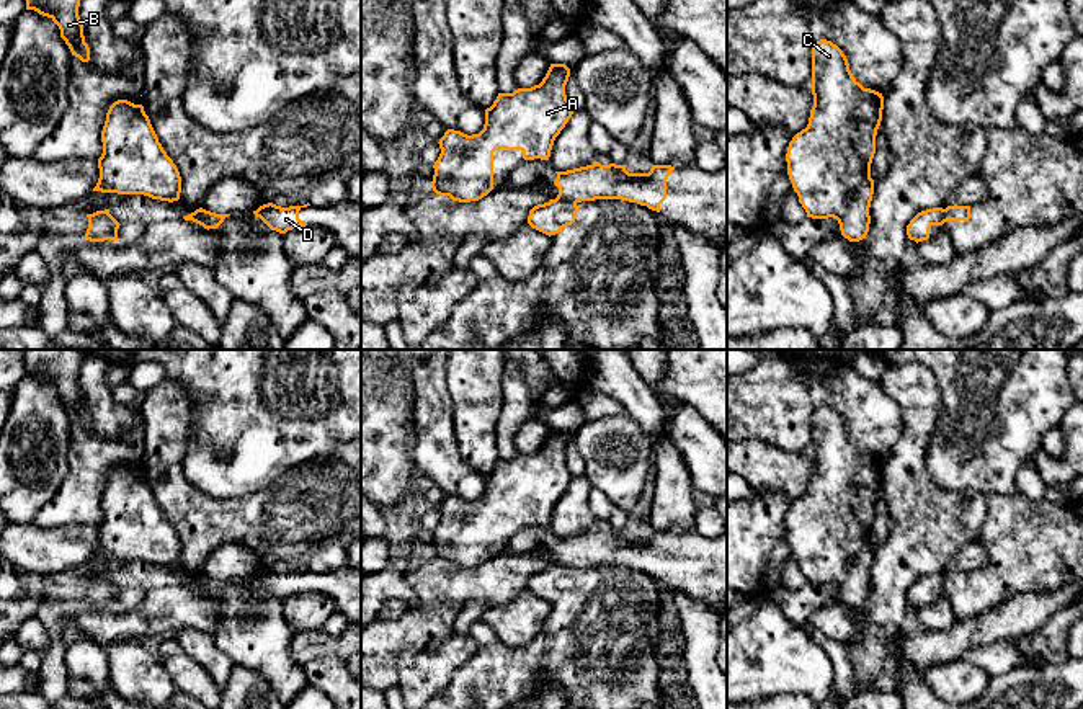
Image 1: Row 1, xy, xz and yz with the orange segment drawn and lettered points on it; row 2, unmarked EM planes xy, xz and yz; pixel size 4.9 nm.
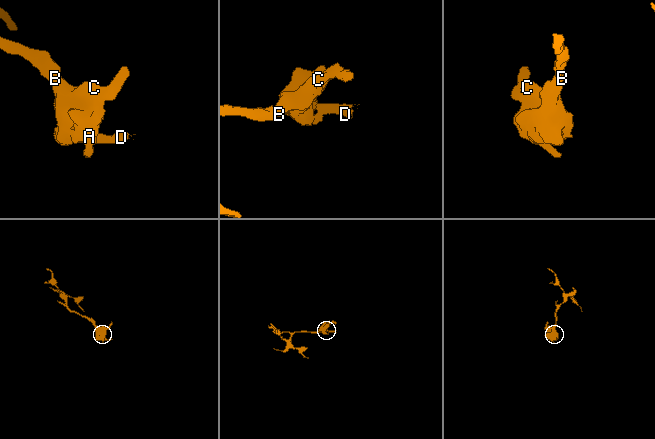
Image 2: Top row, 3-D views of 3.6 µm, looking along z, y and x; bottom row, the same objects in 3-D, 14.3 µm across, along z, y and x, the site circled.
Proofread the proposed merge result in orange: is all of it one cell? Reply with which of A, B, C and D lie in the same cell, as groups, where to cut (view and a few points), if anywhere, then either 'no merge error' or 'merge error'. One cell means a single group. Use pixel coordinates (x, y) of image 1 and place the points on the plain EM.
groups A B C / D; cut xz (556, 564), (575, 569); merge error

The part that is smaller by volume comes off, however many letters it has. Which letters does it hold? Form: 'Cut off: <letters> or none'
Cut off: D

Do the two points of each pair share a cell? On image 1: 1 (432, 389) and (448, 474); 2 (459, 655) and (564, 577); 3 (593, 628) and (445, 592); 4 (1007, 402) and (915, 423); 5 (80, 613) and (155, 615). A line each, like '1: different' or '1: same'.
1: same
2: different
3: different
4: different
5: same

